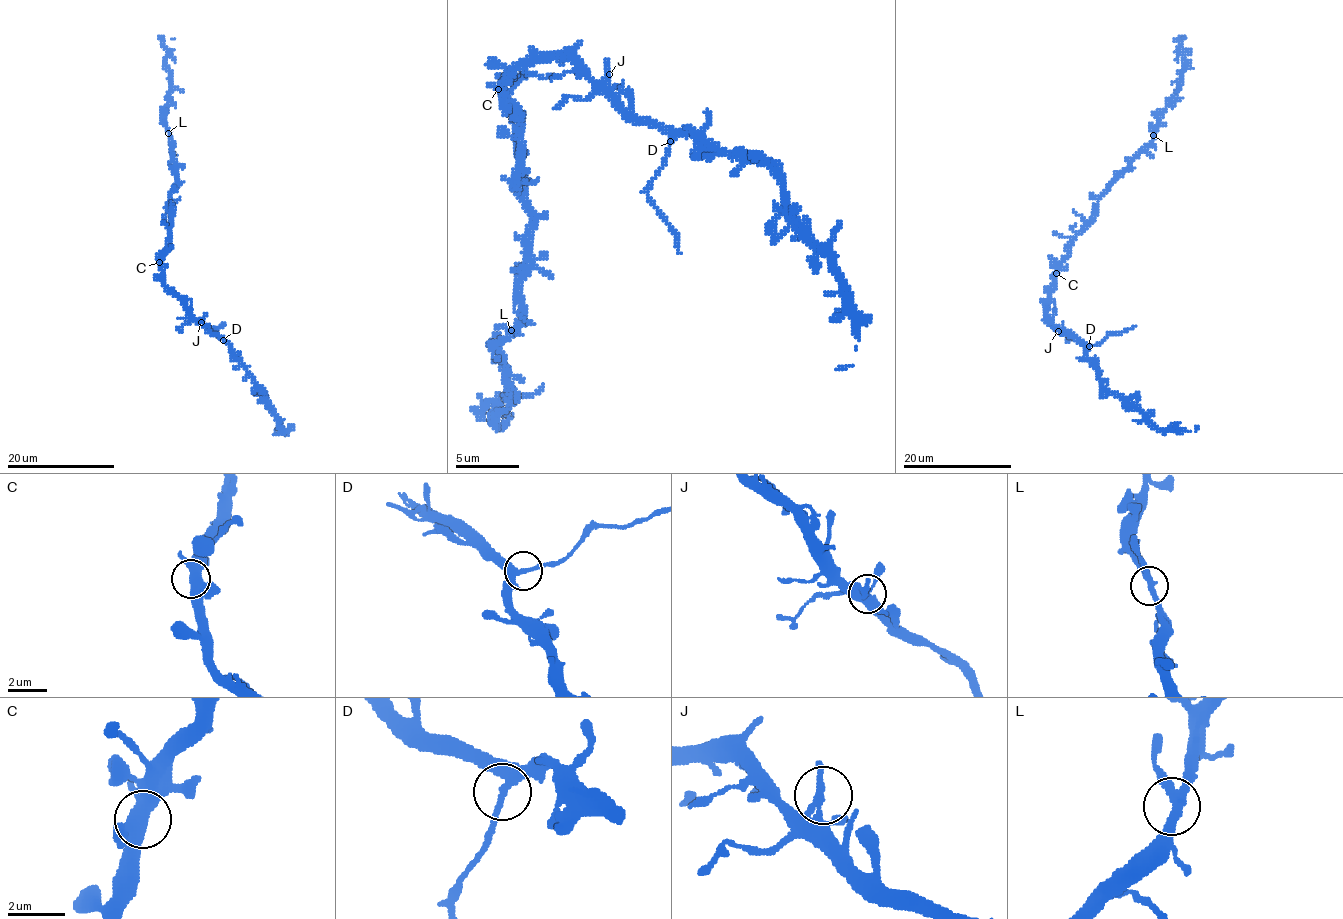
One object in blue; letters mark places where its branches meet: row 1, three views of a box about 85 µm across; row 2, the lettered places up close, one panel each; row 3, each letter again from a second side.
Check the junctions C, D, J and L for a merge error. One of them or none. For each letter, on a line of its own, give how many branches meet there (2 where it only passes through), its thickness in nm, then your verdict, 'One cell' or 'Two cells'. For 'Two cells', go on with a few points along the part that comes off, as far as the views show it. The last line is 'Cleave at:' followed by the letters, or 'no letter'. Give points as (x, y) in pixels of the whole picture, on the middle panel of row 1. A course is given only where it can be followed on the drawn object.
C: Branches: 3. Thickness 420 nm. One cell
D: Branches: 3. Thickness 260 nm. Two cells. Course of the part to remove: (669, 142), (666, 165), (648, 191), (648, 201), (667, 223), (681, 253)
J: Branches: 2. Thickness 240 nm. One cell
L: Branches: 3. Thickness 280 nm. One cell
Cleave at: D

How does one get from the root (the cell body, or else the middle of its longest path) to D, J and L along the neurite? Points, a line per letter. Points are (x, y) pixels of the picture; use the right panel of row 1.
D: (1055, 272), (1055, 288), (1048, 303), (1048, 318), (1078, 341), (1090, 346)
J: (1055, 272), (1055, 288), (1047, 309), (1048, 318), (1060, 328), (1058, 331)
L: (1055, 272), (1057, 264), (1067, 254), (1070, 241), (1093, 217), (1100, 195), (1153, 135)

